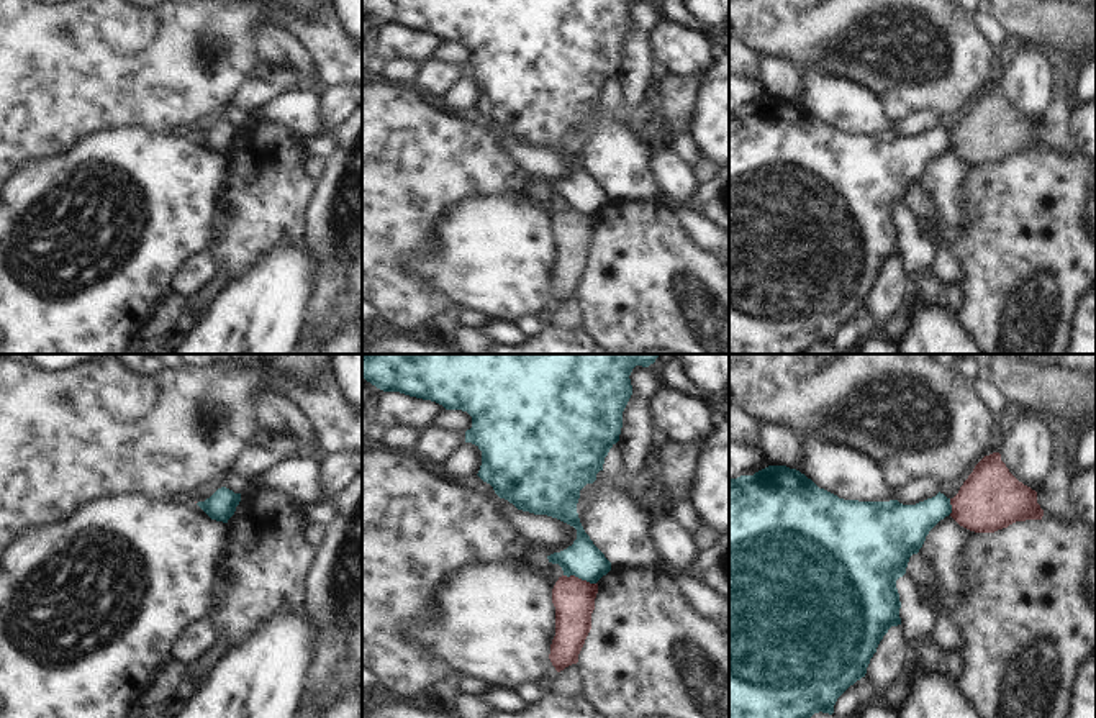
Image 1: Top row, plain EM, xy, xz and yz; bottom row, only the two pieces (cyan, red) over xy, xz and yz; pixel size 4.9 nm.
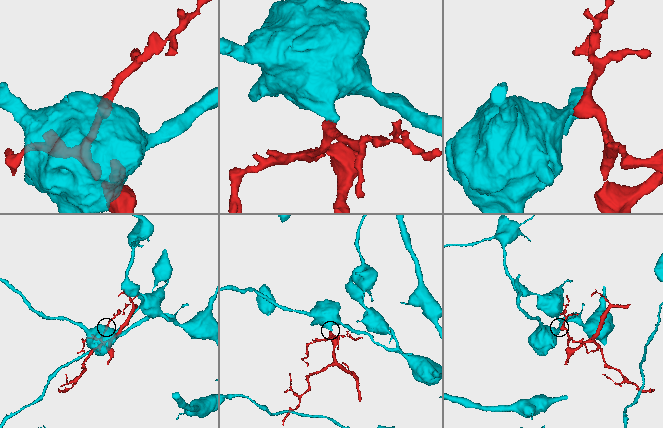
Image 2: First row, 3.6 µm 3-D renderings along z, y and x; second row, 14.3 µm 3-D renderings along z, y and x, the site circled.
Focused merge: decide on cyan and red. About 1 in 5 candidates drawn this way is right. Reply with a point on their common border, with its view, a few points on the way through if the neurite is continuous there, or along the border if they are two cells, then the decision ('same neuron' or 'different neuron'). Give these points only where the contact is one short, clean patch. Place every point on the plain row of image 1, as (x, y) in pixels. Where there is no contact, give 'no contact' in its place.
xz (580, 210) | along xz (564, 207), (595, 217) | different neuron

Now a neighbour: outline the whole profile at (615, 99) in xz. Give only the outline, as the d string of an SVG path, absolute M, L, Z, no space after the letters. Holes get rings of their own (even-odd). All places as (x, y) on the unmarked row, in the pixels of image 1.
M619 75L613 77L608 89L605 90L603 103L614 111L618 111L626 103L624 89Z

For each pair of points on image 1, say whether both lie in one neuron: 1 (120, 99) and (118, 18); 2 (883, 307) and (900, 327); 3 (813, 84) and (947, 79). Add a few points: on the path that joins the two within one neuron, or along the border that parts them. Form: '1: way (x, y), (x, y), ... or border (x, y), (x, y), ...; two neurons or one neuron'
1: way (120, 79), (118, 38); one neuron
2: border (906, 310), (893, 315), (882, 330); two neurons
3: border (824, 68), (860, 81), (885, 112); two neurons

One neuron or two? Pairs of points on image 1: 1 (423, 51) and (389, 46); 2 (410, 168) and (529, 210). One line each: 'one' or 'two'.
1: one
2: two

